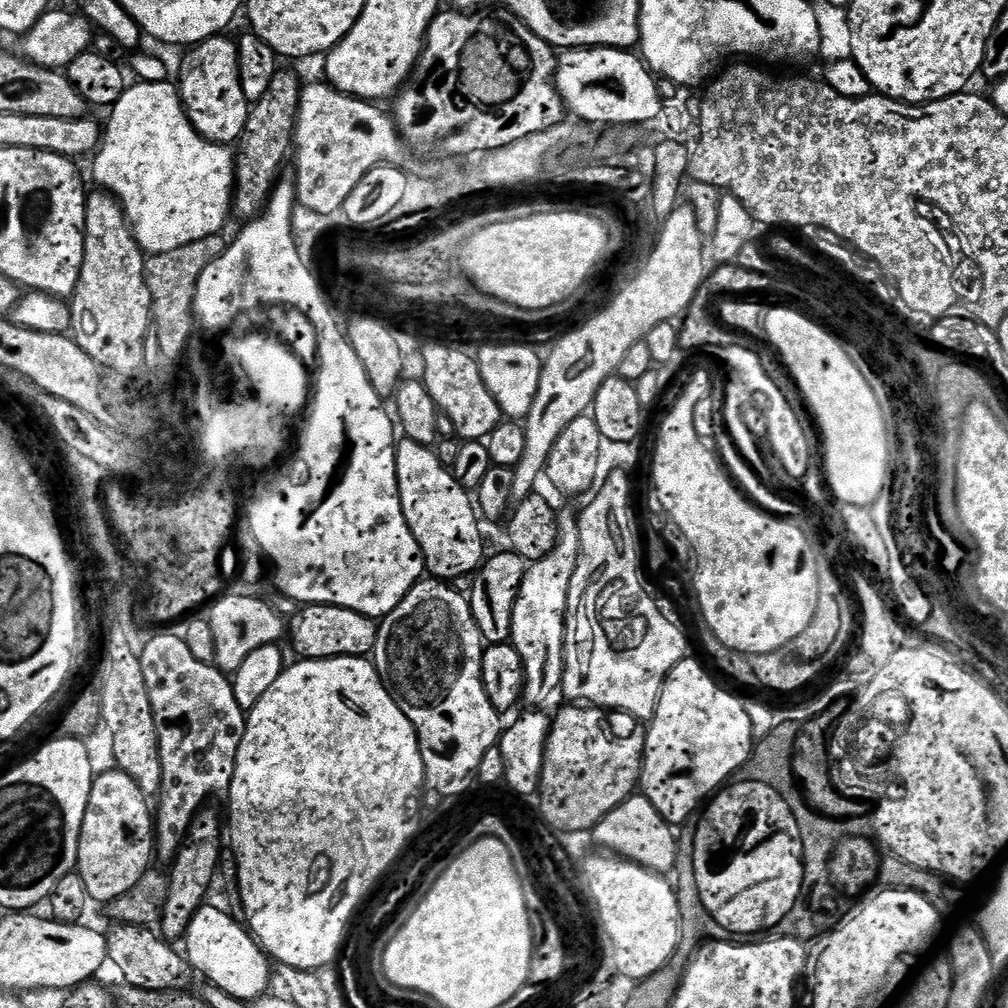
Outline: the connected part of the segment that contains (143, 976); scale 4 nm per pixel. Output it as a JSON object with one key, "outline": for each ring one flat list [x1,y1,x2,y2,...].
{"outline":[[116,924,107,929,108,958,115,961,122,970,121,981,130,988,145,988,155,992,184,990,188,985,190,965,179,951,171,948,163,935,157,934,151,927]]}

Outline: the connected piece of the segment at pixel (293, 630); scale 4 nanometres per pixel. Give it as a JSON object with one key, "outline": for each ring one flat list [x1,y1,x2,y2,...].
{"outline":[[305,604,290,620,290,640,297,657,306,660,325,660,343,656,371,657,376,651,379,623,366,614,346,610,342,606,329,604]]}

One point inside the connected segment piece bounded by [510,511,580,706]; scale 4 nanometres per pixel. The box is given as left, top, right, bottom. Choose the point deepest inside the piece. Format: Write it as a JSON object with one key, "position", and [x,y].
{"position":[542,605]}

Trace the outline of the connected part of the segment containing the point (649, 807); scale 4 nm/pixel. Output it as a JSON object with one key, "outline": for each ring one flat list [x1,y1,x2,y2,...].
{"outline":[[633,794,617,808,610,810,606,818,598,821,590,836,604,847,601,849,632,860,652,872,668,874,676,867,677,833,673,825,664,820,662,814,658,814,658,810,654,810,652,803,642,794]]}

